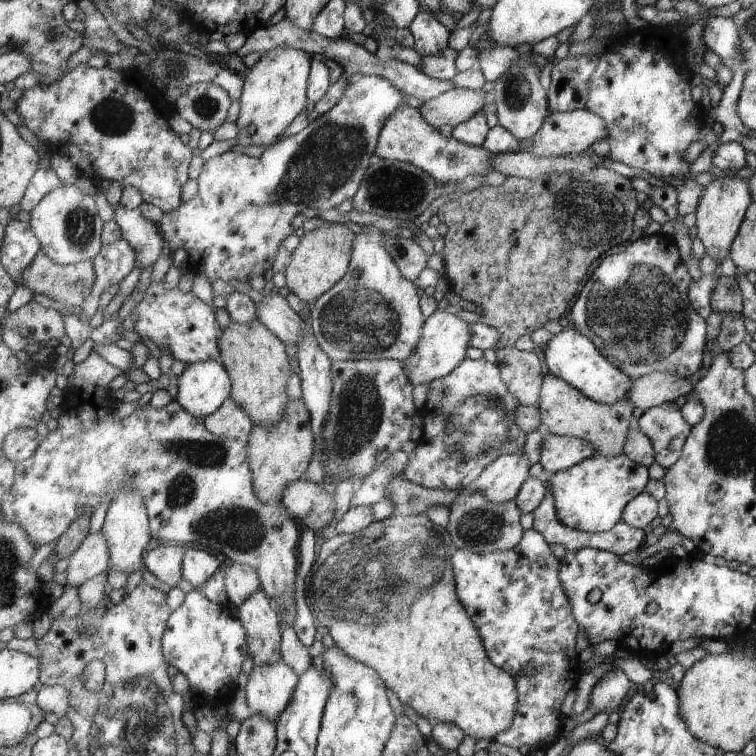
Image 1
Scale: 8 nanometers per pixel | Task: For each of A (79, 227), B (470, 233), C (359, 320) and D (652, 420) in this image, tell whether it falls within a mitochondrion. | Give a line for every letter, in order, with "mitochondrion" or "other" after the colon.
A: mitochondrion
B: other
C: mitochondrion
D: other

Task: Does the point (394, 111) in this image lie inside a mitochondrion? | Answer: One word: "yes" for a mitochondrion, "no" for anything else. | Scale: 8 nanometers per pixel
no

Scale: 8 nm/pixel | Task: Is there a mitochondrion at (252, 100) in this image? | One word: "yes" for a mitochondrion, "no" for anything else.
no

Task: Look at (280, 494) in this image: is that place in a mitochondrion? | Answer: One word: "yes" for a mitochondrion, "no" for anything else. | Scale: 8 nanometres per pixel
no

